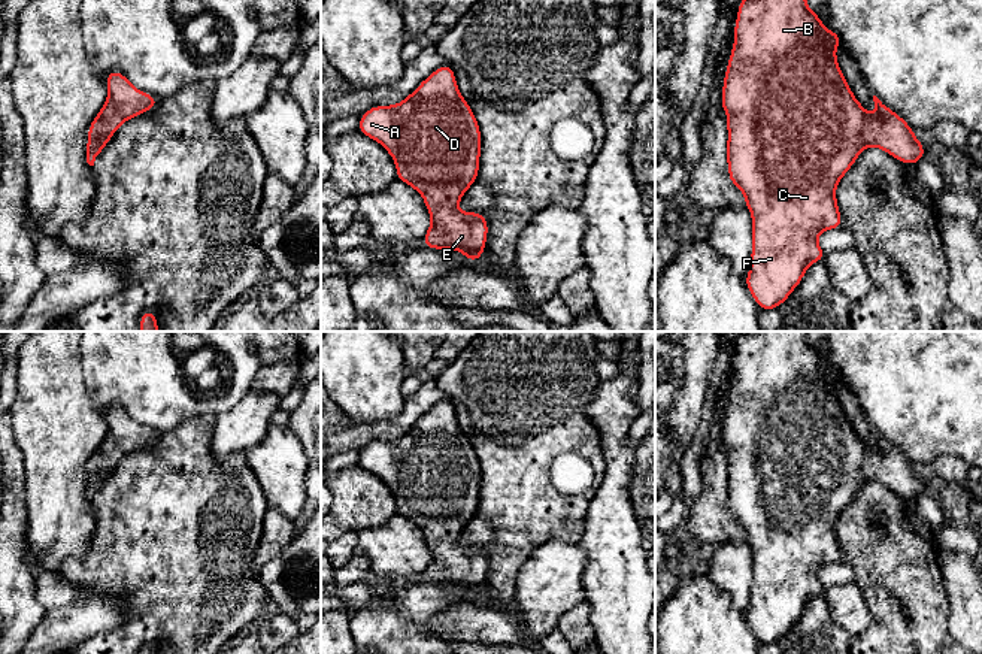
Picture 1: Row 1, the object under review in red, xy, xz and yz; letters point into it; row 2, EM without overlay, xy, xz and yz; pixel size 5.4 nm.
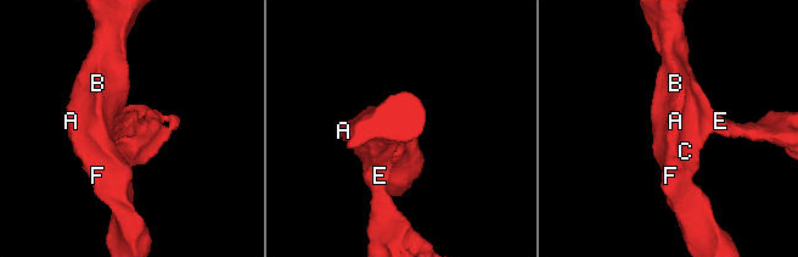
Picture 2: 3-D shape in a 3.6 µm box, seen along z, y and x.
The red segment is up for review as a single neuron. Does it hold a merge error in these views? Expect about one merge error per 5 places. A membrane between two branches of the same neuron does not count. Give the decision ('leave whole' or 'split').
leave whole

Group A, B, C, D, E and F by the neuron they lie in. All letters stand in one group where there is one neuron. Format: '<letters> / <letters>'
A B C D E F

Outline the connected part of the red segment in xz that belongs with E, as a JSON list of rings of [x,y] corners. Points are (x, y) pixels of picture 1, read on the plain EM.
[[[437,402],[400,437],[366,445],[360,451],[358,466],[381,478],[394,494],[397,514],[422,530],[431,551],[422,579],[458,585],[470,597],[482,593],[488,570],[487,552],[479,546],[458,544],[461,532],[479,509],[481,461],[457,421],[452,402]]]

